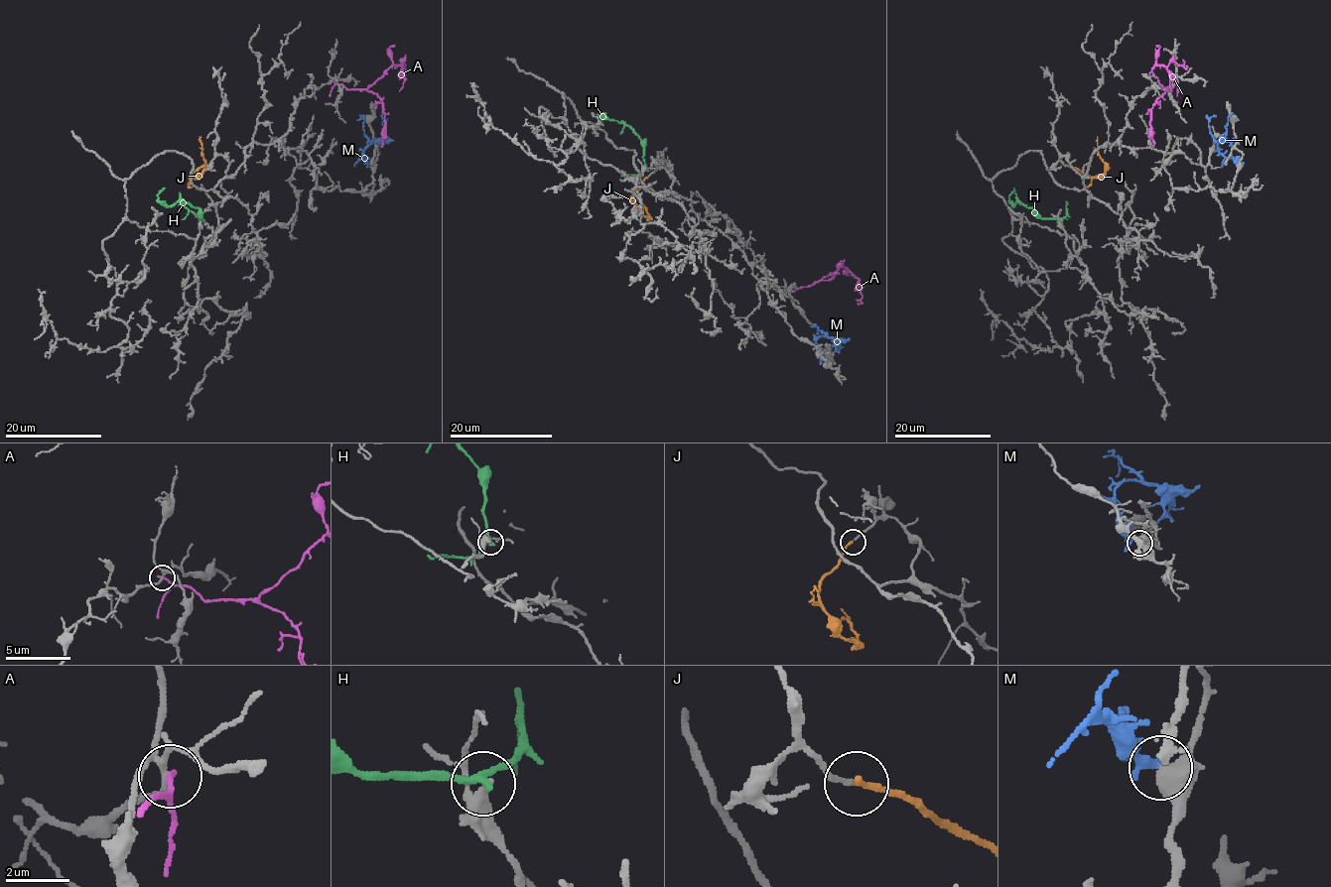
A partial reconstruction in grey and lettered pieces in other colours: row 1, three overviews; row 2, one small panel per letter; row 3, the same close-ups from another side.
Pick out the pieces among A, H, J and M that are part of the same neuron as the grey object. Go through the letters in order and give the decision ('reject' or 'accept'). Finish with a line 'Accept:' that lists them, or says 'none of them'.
A: reject
H: reject
J: accept
M: reject
Accept: J

